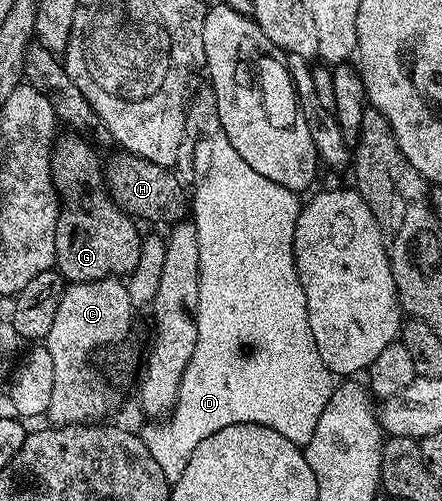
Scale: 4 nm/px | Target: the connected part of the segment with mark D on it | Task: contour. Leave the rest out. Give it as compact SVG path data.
M218 136L211 144L211 152L207 155L208 162L209 167L205 170L205 179L198 184L197 195L193 194L191 198L191 221L195 224L195 232L199 236L200 284L196 308L195 349L191 354L191 359L188 360L187 368L184 369L173 413L168 415L164 424L149 424L146 430L140 431L142 440L147 444L147 452L151 452L155 464L159 464L159 469L163 471L163 476L170 484L177 482L179 476L183 476L183 468L187 468L187 460L191 460L191 452L195 452L195 448L199 448L199 444L203 444L207 436L231 424L263 424L264 427L275 428L279 435L287 437L287 440L291 440L297 446L304 447L314 435L315 427L323 414L323 408L327 408L327 402L335 385L334 375L323 363L319 348L315 345L307 312L307 296L303 296L303 288L301 281L297 279L297 269L293 259L293 237L295 224L299 220L299 212L303 205L302 199L297 199L300 197L294 191L259 176L259 172L255 172L255 168L251 168L251 164L247 164L247 160L243 160L243 156L235 152L235 148L231 148L231 144L224 136Z

